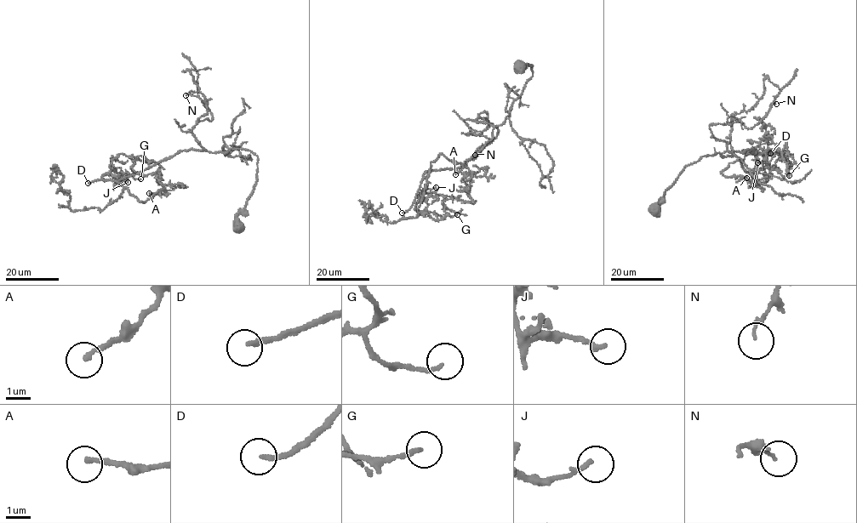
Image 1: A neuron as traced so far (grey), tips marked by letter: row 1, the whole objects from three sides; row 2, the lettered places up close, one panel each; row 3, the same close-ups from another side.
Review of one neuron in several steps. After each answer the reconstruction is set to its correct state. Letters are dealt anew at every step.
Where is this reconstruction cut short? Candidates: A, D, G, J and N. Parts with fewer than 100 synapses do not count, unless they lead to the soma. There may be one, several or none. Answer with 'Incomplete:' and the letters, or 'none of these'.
Incomplete: D

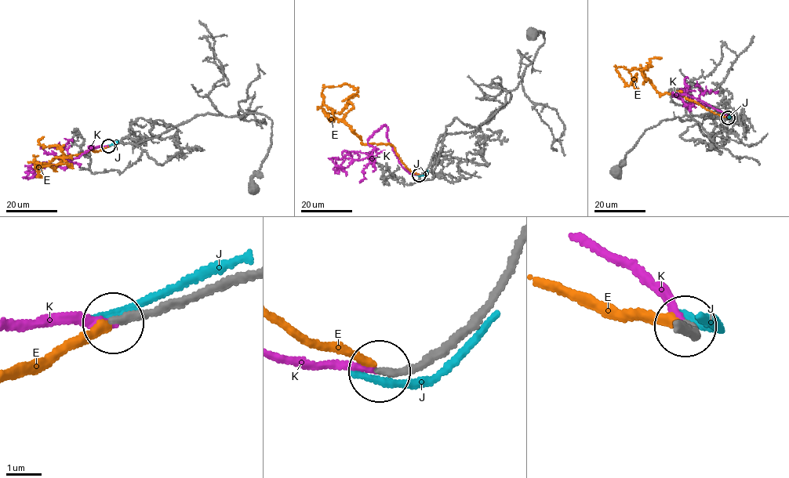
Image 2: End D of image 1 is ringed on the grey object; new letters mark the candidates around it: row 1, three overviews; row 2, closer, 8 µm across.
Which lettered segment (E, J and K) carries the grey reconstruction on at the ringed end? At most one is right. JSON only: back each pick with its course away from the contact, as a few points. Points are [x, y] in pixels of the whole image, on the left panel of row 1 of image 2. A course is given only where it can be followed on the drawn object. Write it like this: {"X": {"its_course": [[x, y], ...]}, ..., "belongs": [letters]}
{"K": {"its_course": [[108, 146], [89, 146], [65, 168], [47, 164], [22, 178]]}, "belongs": ["K"]}

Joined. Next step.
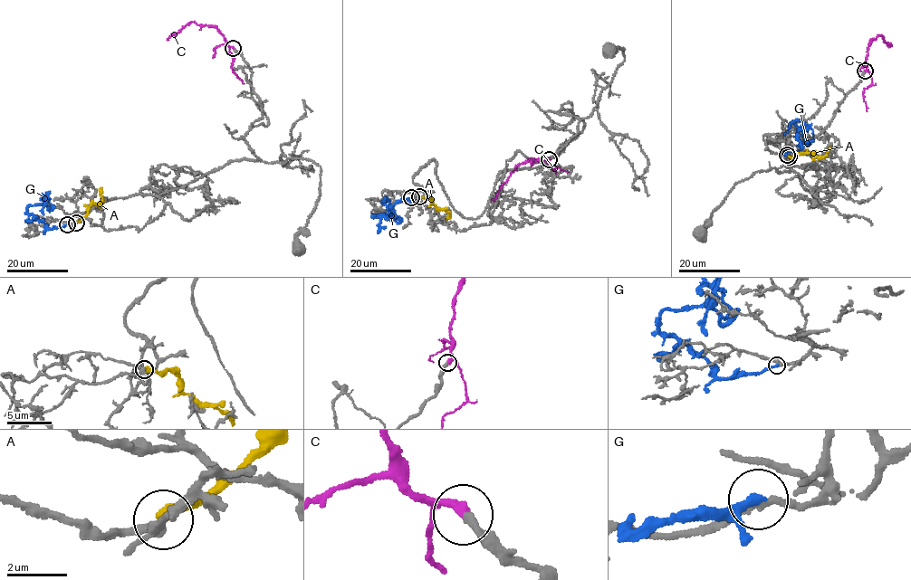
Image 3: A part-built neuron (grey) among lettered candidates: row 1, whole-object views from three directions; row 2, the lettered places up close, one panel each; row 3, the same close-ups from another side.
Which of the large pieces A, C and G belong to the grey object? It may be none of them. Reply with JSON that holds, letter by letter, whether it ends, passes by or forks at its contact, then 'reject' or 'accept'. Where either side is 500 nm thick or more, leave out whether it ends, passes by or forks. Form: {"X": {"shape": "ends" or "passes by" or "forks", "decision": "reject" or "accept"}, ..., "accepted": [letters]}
{"A": {"shape": "ends", "decision": "reject"}, "C": {"shape": "ends", "decision": "accept"}, "G": {"shape": "ends", "decision": "reject"}, "accepted": ["C"]}

